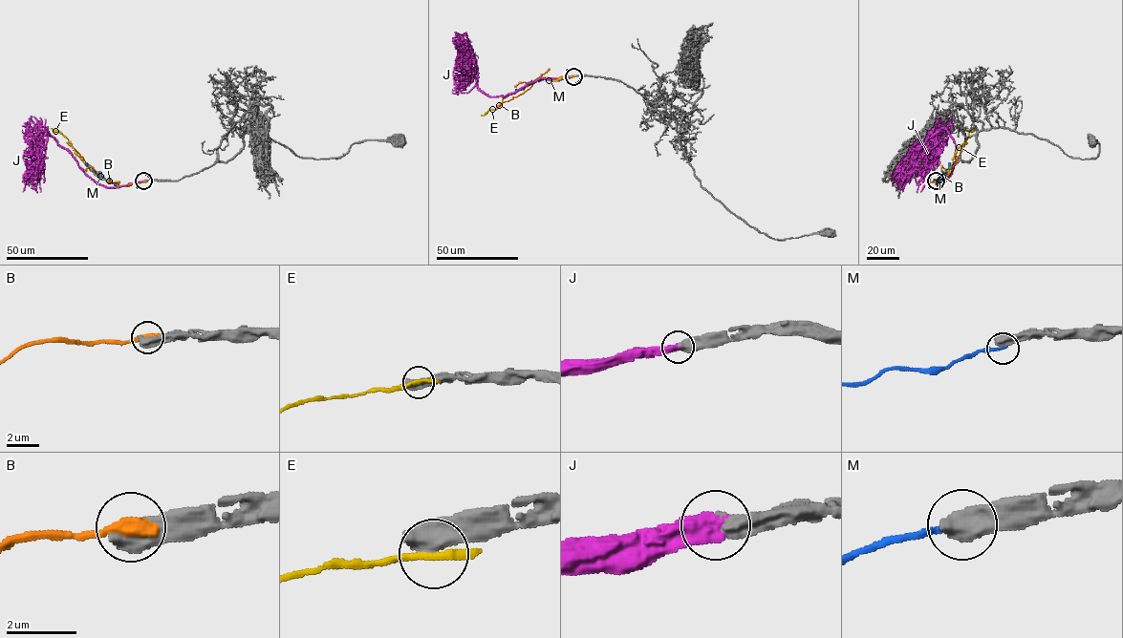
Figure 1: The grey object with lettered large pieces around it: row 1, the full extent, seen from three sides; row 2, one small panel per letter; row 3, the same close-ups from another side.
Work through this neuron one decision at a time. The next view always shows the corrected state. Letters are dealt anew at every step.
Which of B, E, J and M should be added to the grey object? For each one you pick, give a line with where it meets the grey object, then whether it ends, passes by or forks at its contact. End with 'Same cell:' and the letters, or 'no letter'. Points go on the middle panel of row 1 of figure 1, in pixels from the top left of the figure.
J: meets grey at (572, 75); it ends there
Same cell: J

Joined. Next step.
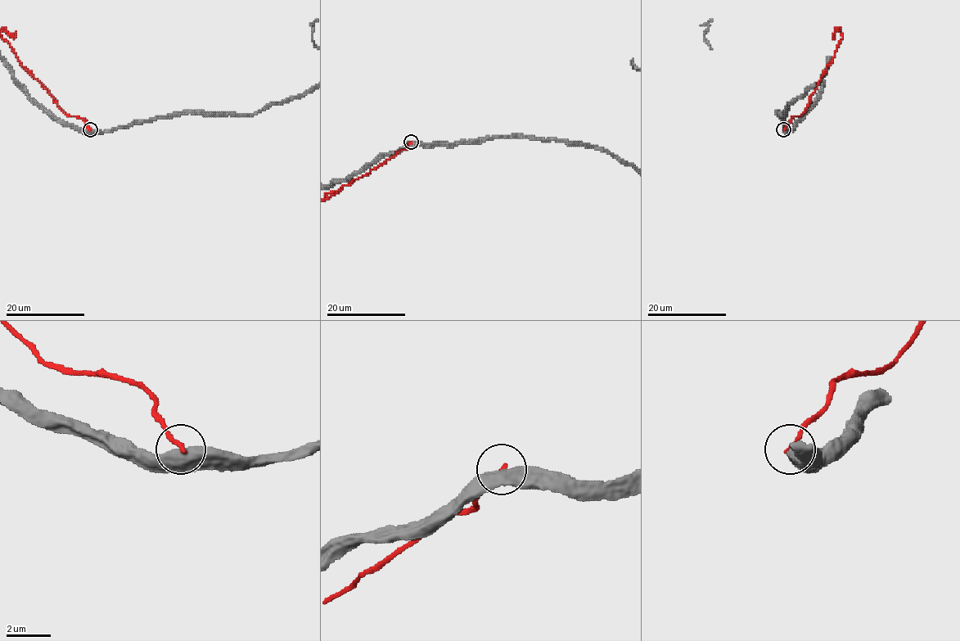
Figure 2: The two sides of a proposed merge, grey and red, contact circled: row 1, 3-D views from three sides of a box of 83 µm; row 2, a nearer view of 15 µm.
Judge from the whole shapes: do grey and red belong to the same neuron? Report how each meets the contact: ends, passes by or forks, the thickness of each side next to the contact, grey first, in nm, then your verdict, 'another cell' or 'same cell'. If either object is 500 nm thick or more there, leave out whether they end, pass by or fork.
500/240 nm | another cell

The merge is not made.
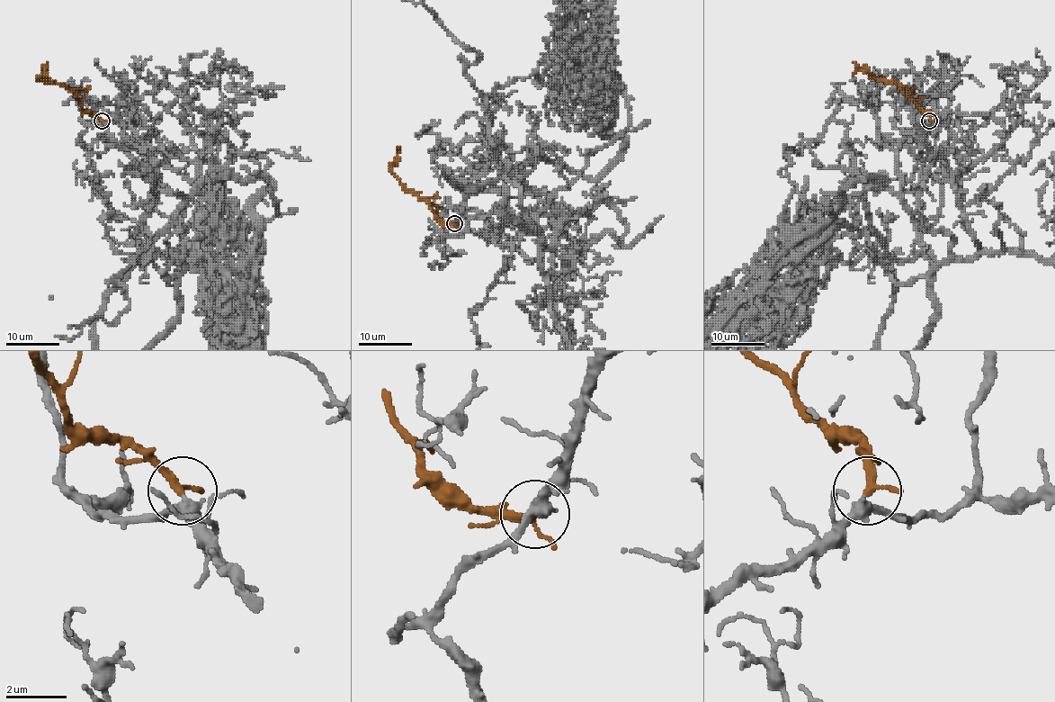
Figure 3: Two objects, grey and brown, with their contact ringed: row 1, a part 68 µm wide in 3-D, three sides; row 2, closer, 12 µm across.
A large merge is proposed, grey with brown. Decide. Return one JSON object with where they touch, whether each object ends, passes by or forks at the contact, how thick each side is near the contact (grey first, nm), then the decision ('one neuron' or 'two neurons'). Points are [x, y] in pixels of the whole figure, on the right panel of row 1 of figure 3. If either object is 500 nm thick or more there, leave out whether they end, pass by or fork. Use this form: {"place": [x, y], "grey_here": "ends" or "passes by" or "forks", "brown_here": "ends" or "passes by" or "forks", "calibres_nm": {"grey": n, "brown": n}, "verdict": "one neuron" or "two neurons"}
{"place": [929, 121], "grey_here": "passes by", "brown_here": "passes by", "calibres_nm": {"grey": 360, "brown": 200}, "verdict": "one neuron"}

